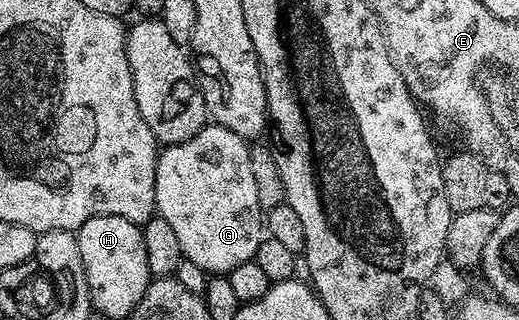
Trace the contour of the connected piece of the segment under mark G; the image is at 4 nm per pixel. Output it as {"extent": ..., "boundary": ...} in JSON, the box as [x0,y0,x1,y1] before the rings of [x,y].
{"extent":[153,125,263,273],"boundary":[[[206,125],[186,143],[170,143],[157,156],[154,169],[153,201],[156,214],[175,233],[184,258],[206,273],[228,273],[235,265],[250,262],[263,238],[263,208],[257,204],[255,173],[251,173],[250,144],[231,129]]]}

